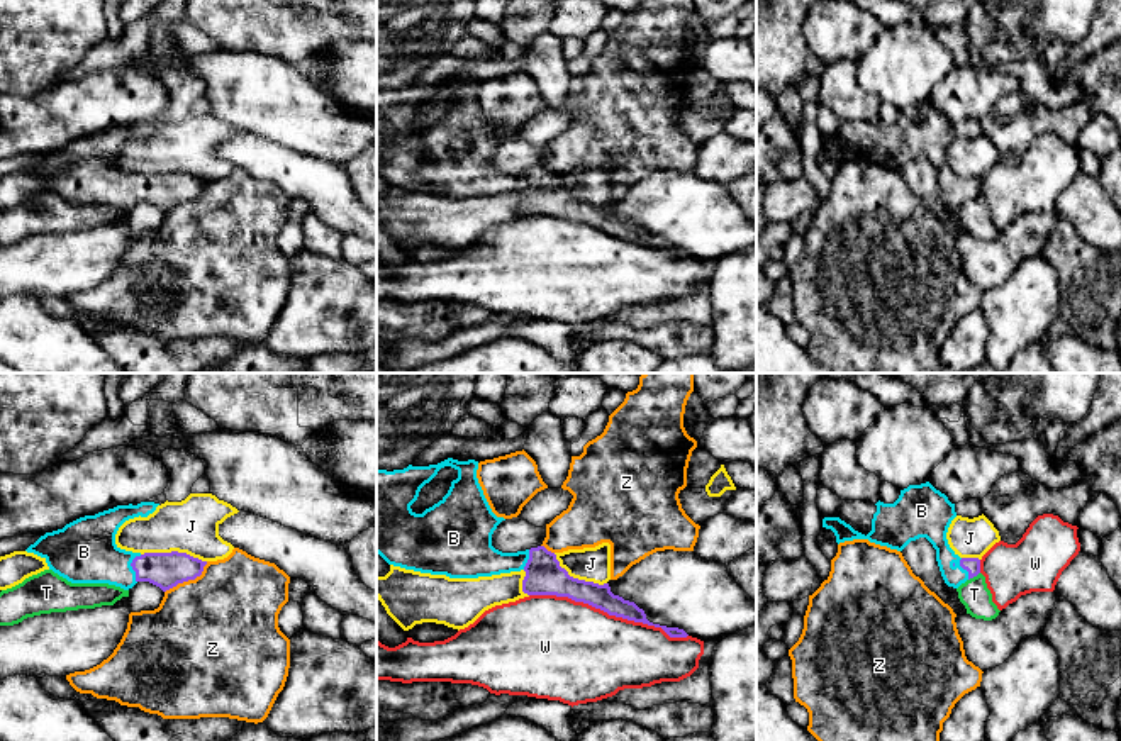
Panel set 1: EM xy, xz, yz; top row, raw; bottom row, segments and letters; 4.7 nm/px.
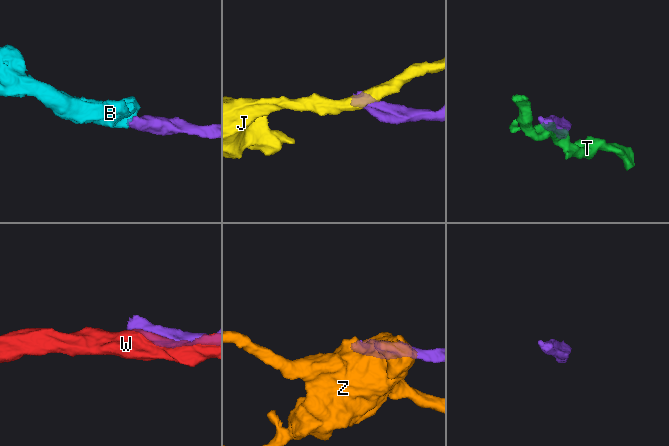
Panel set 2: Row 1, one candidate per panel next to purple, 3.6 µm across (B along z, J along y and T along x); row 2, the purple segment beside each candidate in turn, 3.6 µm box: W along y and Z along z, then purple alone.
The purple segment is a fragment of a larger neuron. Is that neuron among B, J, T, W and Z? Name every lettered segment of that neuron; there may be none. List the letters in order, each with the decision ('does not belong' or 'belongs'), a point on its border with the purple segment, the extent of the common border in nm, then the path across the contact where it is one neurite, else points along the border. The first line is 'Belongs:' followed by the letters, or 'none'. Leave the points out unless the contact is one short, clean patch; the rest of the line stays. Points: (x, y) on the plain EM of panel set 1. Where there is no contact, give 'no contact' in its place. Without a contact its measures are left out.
Belongs: B
B: belongs | xy (131, 185) | 140 nm | across xy (165, 190), (131, 185), (109, 185), (83, 172)
J: does not belong | xy (173, 172) | 320 nm
T: does not belong | yz (974, 195) | 70 nm
W: does not belong | xz (609, 234) | 800 nm
Z: does not belong | xy (189, 199) | 260 nm

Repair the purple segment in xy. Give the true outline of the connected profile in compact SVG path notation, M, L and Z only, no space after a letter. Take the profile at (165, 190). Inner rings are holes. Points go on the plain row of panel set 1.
M117 125L80 137L46 153L25 171L44 178L49 190L71 203L109 203L129 210L137 202L149 202L166 212L200 197L207 181L178 171L141 175L115 164L115 154L125 141L148 137L158 125Z

